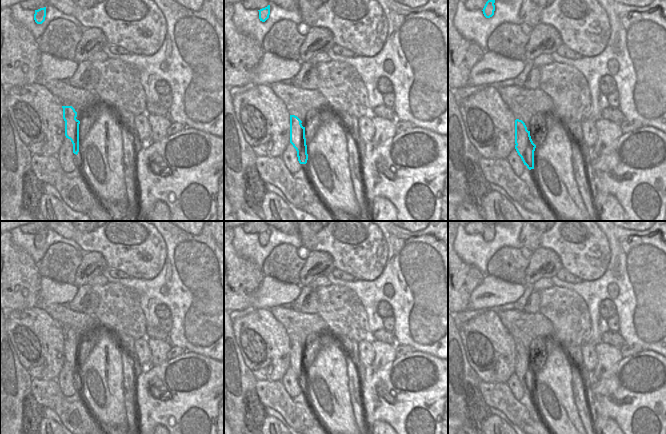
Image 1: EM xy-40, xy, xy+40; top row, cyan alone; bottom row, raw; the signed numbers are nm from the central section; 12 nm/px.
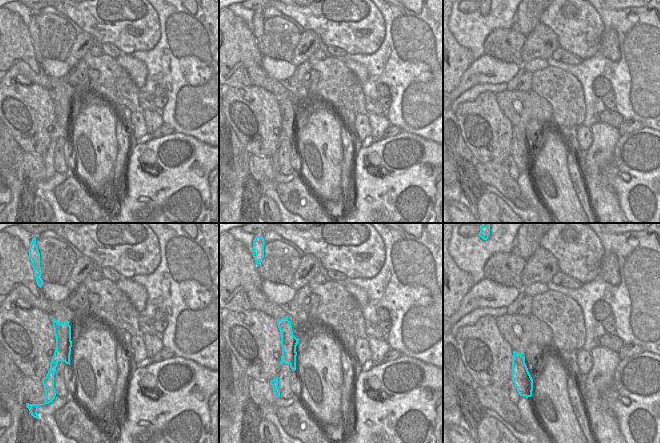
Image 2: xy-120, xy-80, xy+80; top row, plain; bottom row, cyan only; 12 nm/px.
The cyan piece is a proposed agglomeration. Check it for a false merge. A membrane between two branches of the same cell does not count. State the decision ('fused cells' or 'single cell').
fused cells

